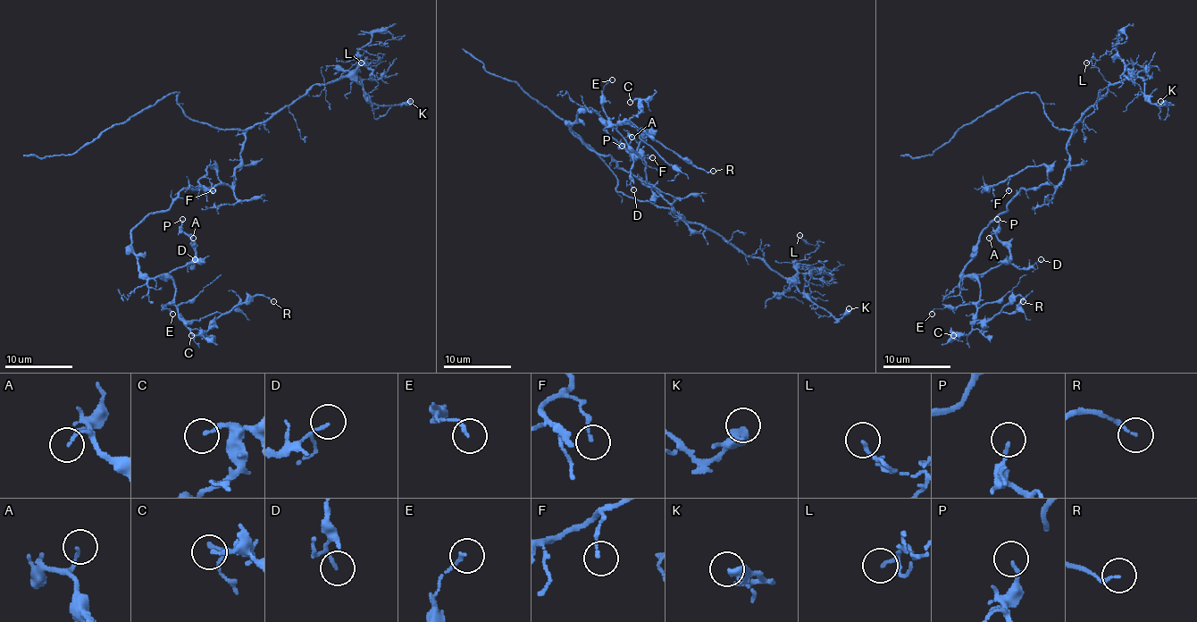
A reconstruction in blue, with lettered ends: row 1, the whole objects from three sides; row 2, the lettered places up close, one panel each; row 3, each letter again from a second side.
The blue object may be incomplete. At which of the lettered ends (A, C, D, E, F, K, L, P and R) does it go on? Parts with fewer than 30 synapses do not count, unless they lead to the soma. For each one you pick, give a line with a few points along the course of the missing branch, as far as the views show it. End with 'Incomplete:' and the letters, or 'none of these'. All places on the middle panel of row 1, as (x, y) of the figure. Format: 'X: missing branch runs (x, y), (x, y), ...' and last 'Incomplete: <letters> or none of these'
Incomplete: none of these

